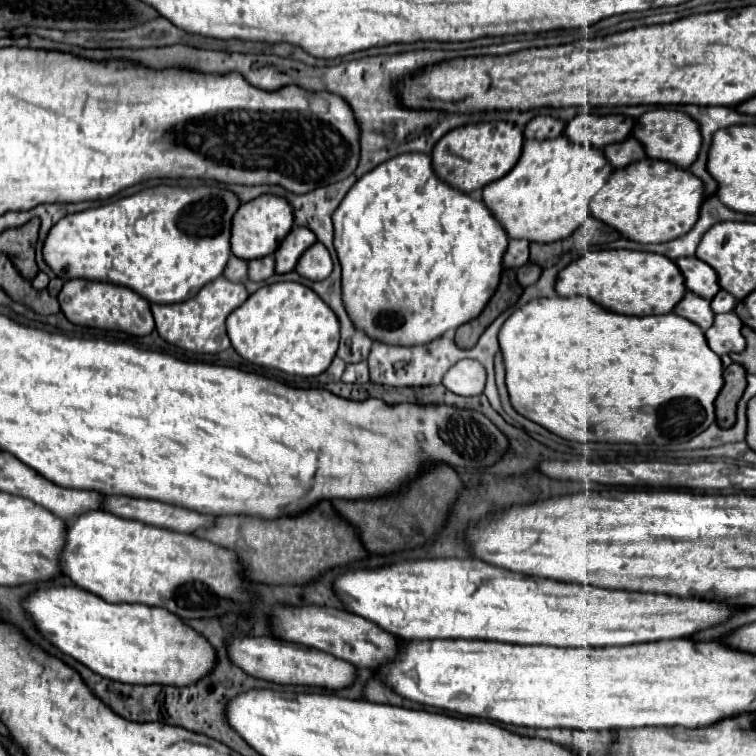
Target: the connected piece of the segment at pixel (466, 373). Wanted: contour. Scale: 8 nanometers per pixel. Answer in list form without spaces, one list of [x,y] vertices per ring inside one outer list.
[[[474,359],[458,361],[444,377],[444,387],[456,395],[480,395],[486,385],[486,371]]]

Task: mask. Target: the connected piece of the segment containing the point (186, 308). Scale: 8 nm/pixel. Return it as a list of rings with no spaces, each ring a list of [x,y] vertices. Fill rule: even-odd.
[[[218,277],[198,291],[196,297],[174,303],[174,305],[152,305],[152,315],[156,321],[156,331],[160,337],[176,347],[194,353],[220,353],[230,347],[224,321],[226,317],[246,301],[248,293],[242,283],[232,283],[226,277]]]

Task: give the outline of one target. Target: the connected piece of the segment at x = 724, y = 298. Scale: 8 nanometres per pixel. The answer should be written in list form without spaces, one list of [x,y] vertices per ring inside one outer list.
[[[720,289],[718,295],[712,299],[712,311],[714,313],[730,313],[734,309],[734,305],[736,305],[736,297],[724,289]]]

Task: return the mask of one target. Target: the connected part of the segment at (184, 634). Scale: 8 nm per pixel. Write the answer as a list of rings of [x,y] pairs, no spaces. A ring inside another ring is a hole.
[[[78,587],[36,589],[24,609],[42,635],[62,653],[84,663],[94,673],[130,685],[188,687],[204,679],[216,665],[216,649],[166,609],[148,605],[112,605]]]

